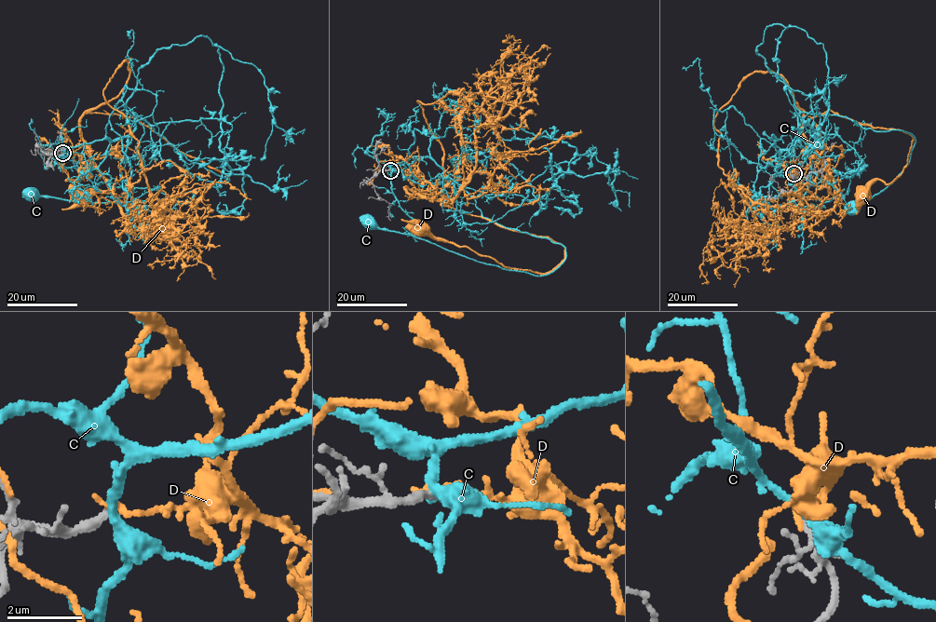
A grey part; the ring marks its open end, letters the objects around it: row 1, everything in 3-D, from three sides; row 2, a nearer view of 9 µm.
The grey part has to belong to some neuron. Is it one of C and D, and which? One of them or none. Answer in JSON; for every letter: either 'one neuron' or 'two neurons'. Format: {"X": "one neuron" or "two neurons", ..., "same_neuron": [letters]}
{"C": "two neurons", "D": "two neurons", "same_neuron": []}

